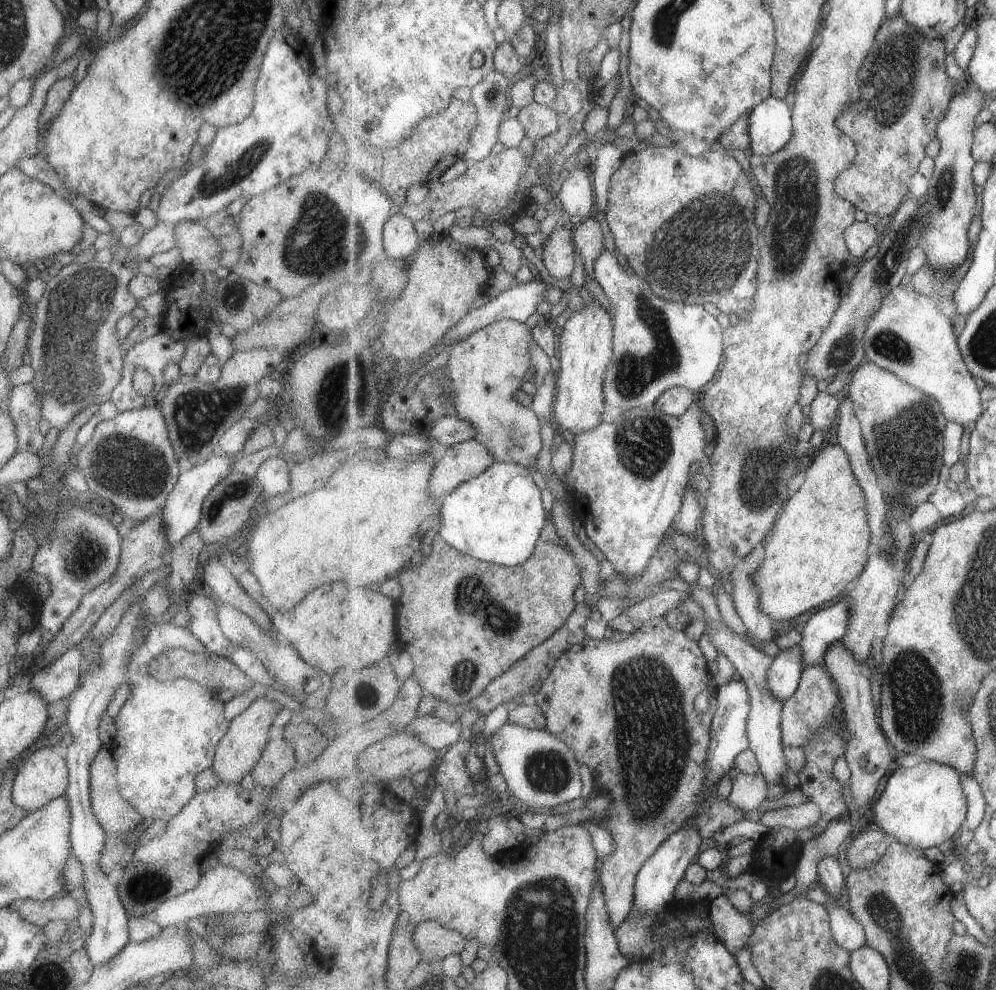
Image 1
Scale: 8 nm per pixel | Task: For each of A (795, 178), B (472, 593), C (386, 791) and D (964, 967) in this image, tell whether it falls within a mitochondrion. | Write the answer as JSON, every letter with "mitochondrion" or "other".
{"A":"mitochondrion","B":"mitochondrion","C":"other","D":"mitochondrion"}

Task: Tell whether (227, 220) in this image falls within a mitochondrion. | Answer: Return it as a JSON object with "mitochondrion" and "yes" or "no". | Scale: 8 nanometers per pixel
{"mitochondrion":"no"}

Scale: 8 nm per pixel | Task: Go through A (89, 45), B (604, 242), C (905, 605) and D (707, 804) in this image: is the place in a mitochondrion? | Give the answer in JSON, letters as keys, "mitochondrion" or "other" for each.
{"A":"other","B":"other","C":"other","D":"other"}

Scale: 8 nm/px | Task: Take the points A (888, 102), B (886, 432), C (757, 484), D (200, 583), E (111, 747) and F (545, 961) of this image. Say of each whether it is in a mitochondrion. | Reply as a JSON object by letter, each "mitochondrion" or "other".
{"A":"mitochondrion","B":"mitochondrion","C":"mitochondrion","D":"other","E":"other","F":"mitochondrion"}

